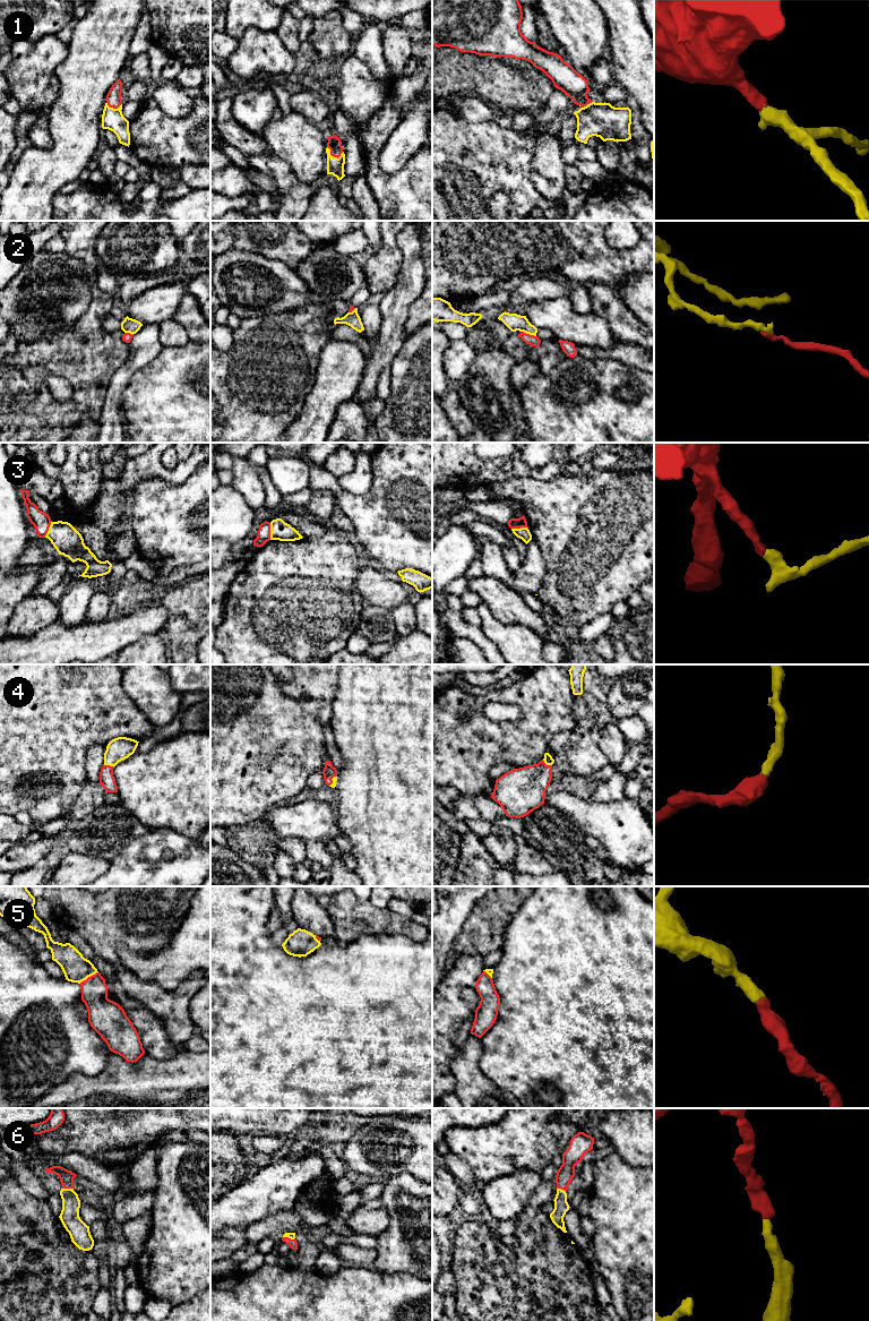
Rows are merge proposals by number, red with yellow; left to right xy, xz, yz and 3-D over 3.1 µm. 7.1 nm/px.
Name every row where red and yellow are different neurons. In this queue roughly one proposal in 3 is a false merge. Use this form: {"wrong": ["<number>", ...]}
{"wrong": ["2", "3"]}

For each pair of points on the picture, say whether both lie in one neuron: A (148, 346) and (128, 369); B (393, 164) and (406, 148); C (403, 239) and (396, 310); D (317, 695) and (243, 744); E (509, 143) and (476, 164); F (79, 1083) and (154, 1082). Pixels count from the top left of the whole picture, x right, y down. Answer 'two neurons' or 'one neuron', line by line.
A: one neuron
B: one neuron
C: one neuron
D: one neuron
E: one neuron
F: one neuron

